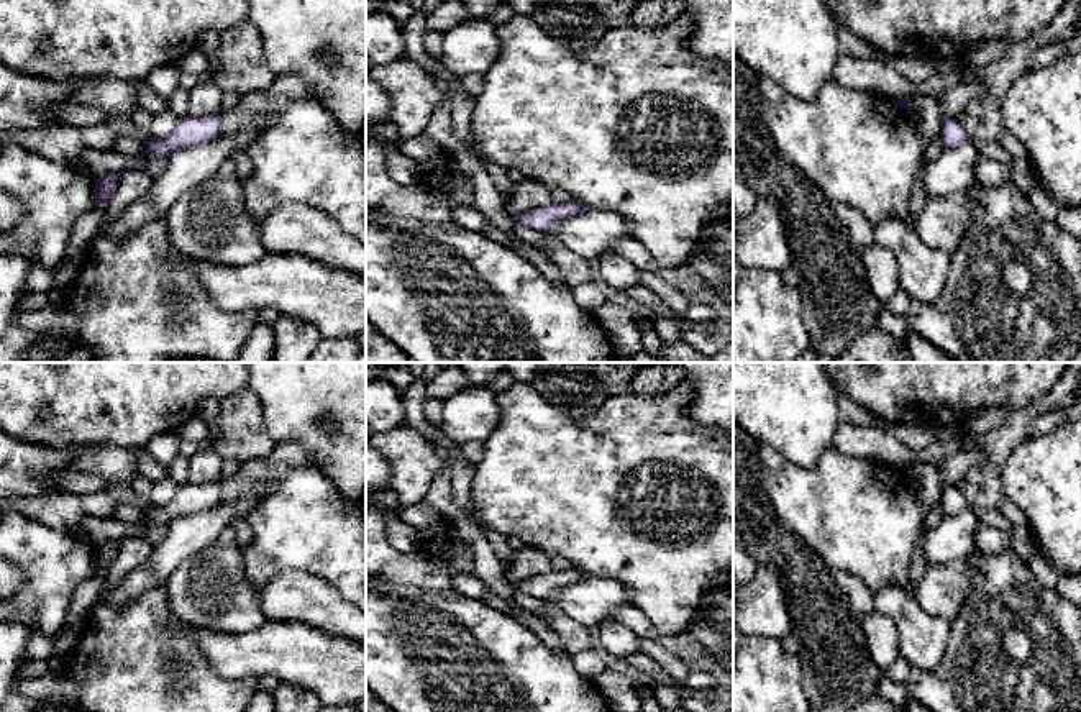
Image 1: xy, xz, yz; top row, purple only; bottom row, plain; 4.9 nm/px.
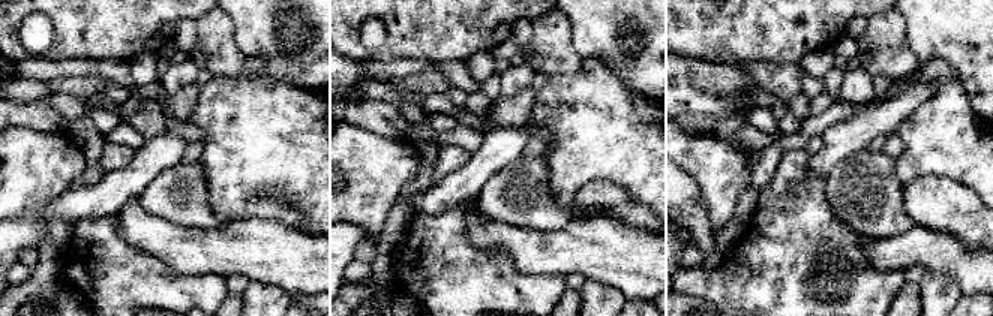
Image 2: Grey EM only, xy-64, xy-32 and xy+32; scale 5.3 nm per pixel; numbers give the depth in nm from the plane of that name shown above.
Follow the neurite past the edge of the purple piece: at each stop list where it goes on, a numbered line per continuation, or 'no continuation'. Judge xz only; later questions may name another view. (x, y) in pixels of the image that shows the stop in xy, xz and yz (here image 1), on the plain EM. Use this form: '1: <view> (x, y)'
1: xz (655, 379)

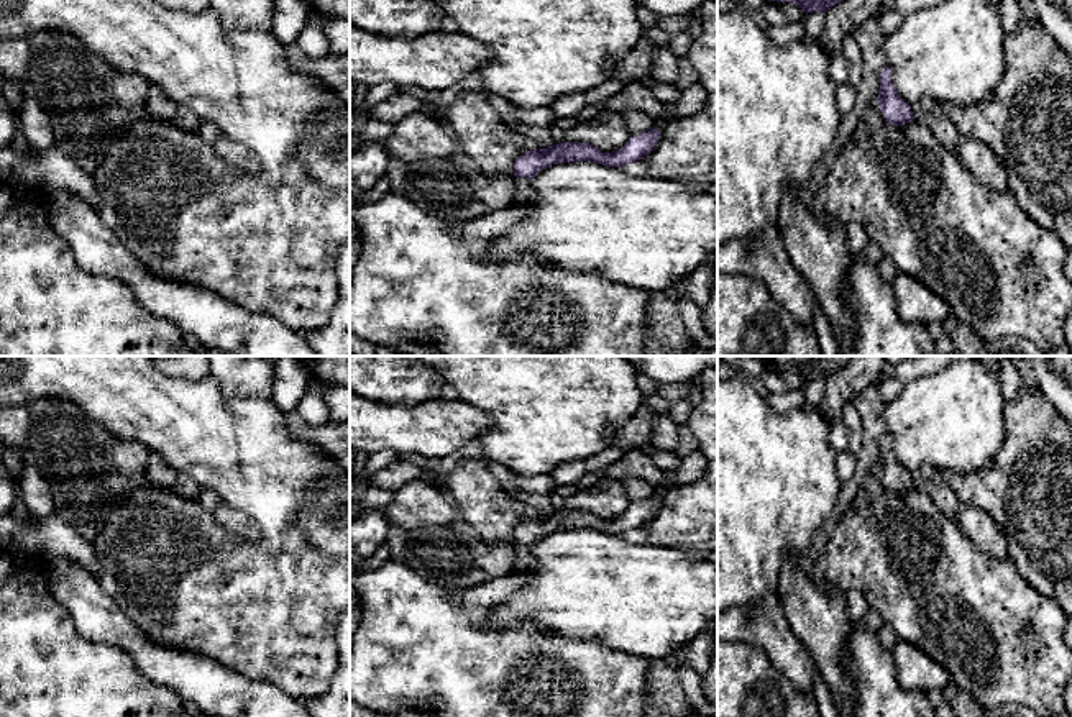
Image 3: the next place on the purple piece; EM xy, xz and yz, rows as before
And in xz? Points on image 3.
1: xz (526, 560)

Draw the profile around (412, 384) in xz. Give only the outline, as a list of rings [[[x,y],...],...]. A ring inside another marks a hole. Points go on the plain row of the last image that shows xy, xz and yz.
[[[350,356],[350,392],[371,402],[417,405],[438,399],[443,386],[420,356]]]

